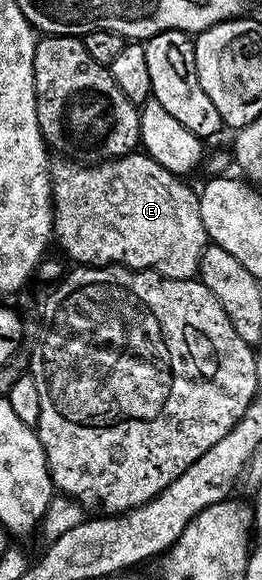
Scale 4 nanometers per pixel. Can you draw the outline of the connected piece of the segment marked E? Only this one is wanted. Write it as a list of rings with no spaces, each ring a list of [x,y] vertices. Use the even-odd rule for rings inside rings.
[[[145,152],[125,154],[108,162],[79,164],[74,160],[58,160],[49,167],[50,193],[54,208],[53,237],[79,267],[126,266],[130,270],[155,270],[172,280],[194,278],[200,256],[208,245],[200,216],[199,195],[185,186],[179,175],[152,160]]]

